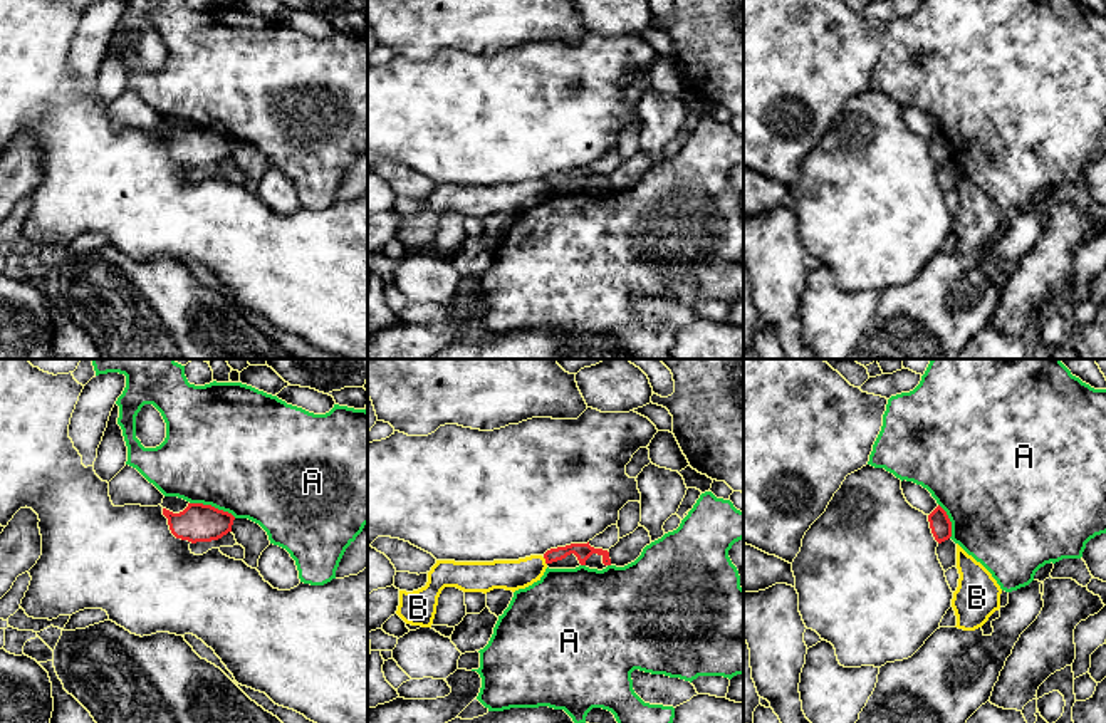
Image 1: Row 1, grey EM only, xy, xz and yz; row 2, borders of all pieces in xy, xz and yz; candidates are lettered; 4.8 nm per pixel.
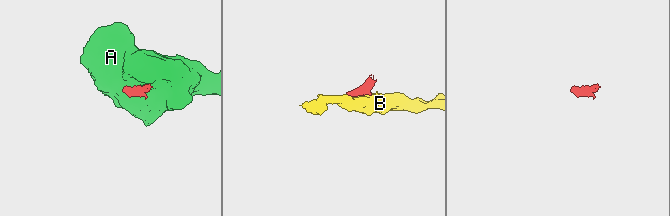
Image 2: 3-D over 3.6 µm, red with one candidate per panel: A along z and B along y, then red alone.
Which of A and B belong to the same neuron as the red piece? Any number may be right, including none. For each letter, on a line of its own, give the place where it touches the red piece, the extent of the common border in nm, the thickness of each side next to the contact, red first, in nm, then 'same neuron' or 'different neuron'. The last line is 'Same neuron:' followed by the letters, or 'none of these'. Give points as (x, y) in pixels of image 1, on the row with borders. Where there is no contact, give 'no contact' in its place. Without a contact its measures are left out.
A: meets red in xy at (213, 507); contact 240 nm long; 180 nm thick on the red side, 500 nm on the other; different neuron
B: meets red in xz at (546, 561); contact 40 nm long; 80 nm thick on the red side, 140 nm on the other; different neuron
Same neuron: none of these

